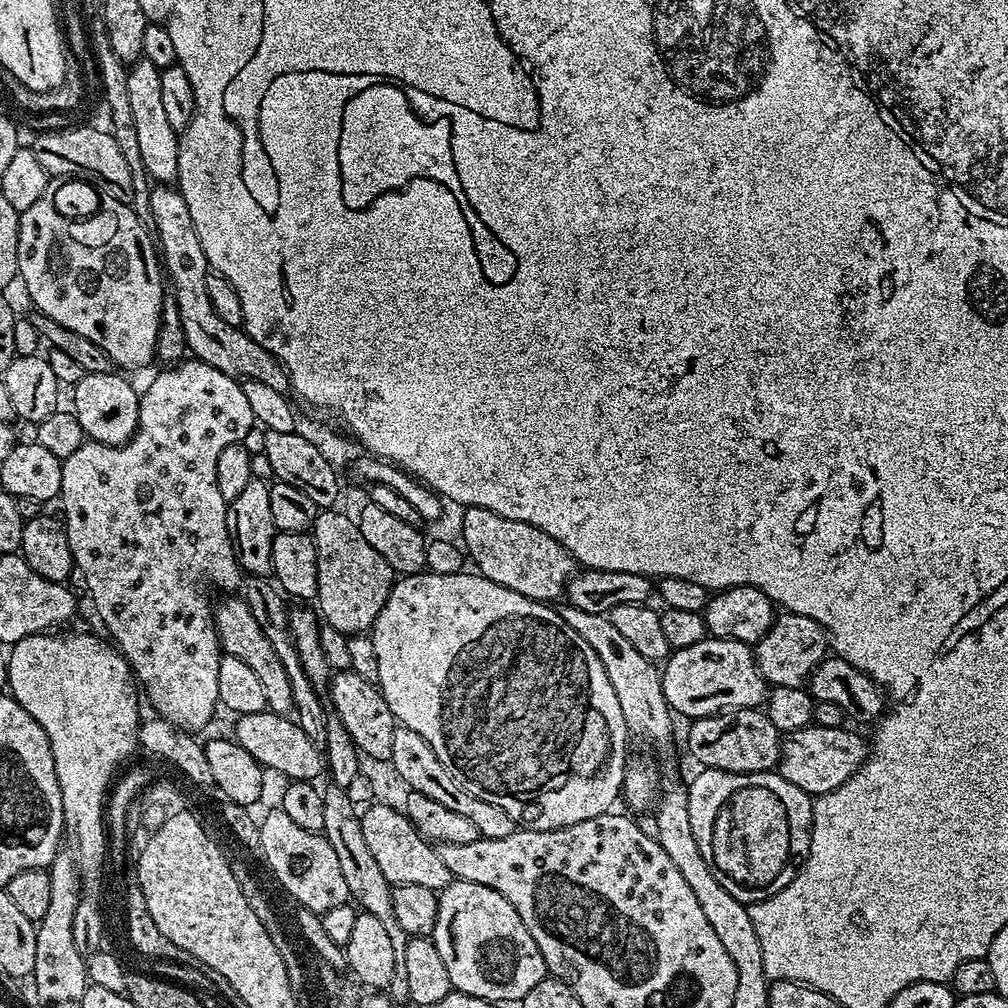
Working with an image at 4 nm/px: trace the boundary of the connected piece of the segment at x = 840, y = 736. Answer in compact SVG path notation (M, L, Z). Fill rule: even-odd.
M809 726L798 732L789 732L783 737L780 745L780 762L778 771L786 782L794 782L798 790L807 792L813 798L819 798L822 794L838 790L847 780L851 779L870 758L870 744L856 732L851 732L851 727L843 728L817 728Z

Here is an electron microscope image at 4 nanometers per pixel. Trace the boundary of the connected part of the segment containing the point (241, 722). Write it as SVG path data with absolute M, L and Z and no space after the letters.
M265 710L258 714L236 716L234 722L236 743L242 746L242 750L254 754L254 758L264 769L281 771L292 782L316 782L320 775L325 775L325 753L310 742L295 719Z

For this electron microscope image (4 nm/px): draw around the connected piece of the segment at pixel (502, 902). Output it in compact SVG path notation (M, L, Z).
M454 878L439 889L438 918L430 939L438 946L453 989L474 998L519 1002L546 979L542 954L518 918L518 910L490 886Z

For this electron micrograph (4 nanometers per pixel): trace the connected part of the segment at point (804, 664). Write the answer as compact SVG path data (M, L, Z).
M784 612L777 615L772 628L754 646L756 665L762 674L765 685L805 687L811 681L813 672L819 668L830 652L830 637L814 618L802 614Z

